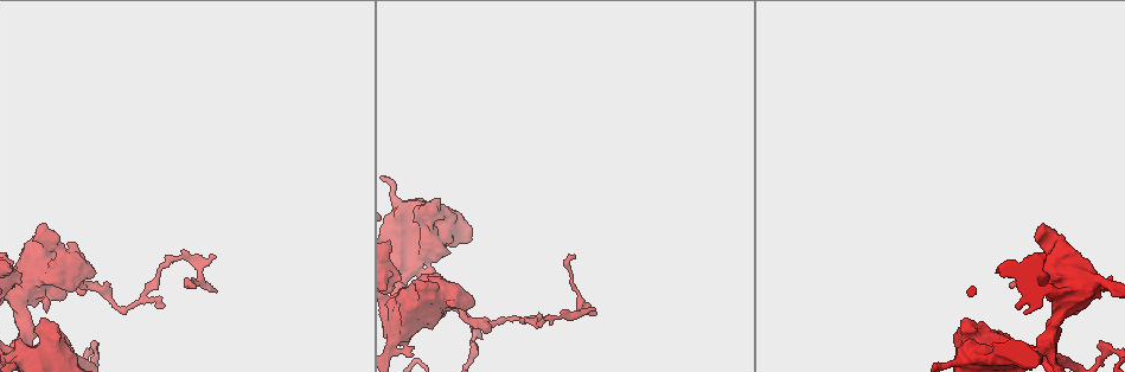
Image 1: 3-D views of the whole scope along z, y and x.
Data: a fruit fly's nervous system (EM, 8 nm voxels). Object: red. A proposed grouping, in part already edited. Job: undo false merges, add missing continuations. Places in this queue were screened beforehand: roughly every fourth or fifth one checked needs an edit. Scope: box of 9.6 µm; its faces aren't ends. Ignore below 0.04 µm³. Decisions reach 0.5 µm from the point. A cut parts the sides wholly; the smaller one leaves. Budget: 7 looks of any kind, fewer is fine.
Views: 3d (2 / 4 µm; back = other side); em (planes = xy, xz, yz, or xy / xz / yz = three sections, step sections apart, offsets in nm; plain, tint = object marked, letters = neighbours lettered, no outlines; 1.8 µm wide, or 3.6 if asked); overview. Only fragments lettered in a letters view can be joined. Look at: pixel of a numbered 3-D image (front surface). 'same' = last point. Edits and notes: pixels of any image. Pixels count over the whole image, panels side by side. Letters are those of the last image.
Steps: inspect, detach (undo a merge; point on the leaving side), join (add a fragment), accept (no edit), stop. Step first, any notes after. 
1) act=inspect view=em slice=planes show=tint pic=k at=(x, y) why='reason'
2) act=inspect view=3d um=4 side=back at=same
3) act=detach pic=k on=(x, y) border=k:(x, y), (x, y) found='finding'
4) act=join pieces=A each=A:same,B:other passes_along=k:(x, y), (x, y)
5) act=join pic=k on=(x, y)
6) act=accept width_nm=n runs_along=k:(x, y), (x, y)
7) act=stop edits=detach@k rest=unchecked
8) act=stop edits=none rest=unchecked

act=inspect view=em slice=planes show=plain pic=1 at=(395, 291) why='thin arm on a thick one'

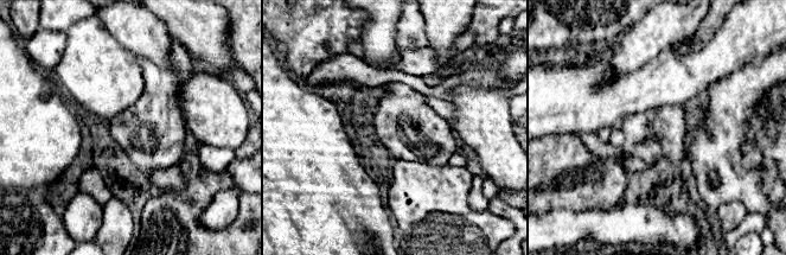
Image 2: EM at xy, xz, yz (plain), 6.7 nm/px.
act=inspect view=em slice=planes show=tint at=same

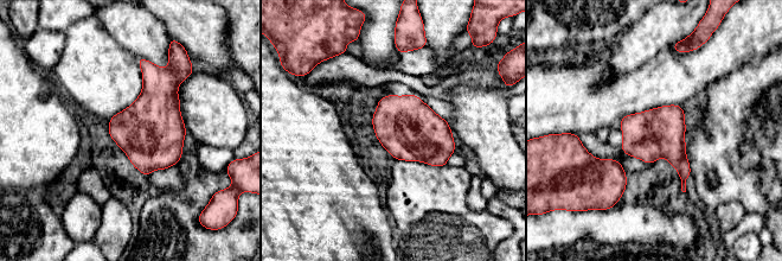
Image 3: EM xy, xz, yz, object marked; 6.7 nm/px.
act=inspect view=em slice=planes show=letters at=same why='what lies round it'

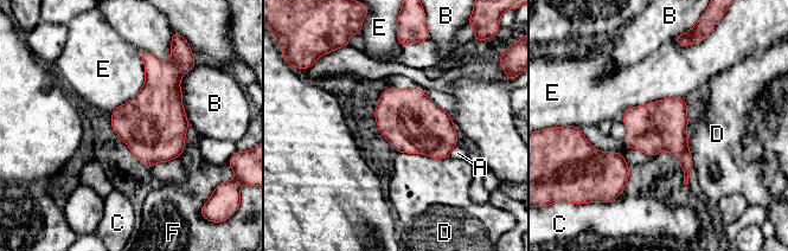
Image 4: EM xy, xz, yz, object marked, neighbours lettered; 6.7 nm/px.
act=accept each=A:other,B:other,C:other,D:other,E:other,F:other border=4:(140, 51), (145, 83), (111, 113) found='one neuron here'

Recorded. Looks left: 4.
act=inspect view=3d um=4 side=back pic=1 at=(449, 304) why='stops while still wide'

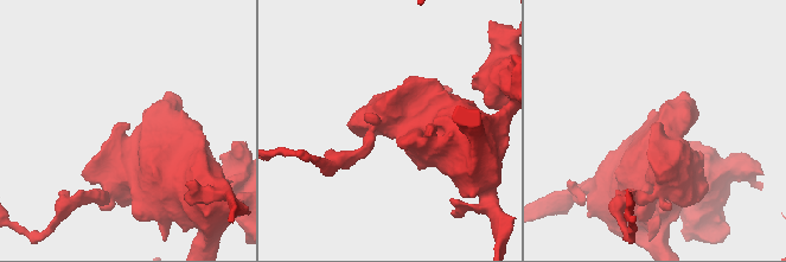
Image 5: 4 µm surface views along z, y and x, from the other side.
act=inspect view=em um=3.6 slice=planes show=tint pic=5 at=(120, 122)

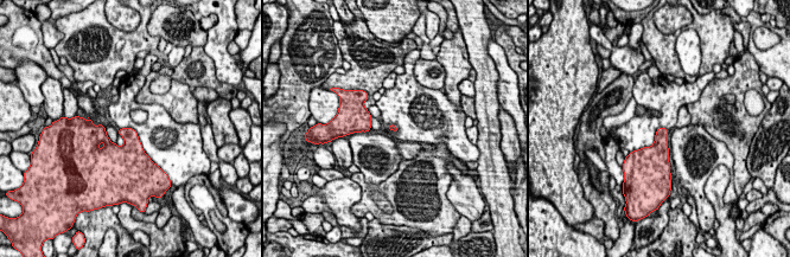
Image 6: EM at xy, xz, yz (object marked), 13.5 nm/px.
act=inspect view=em um=3.6 slice=planes show=letters at=same

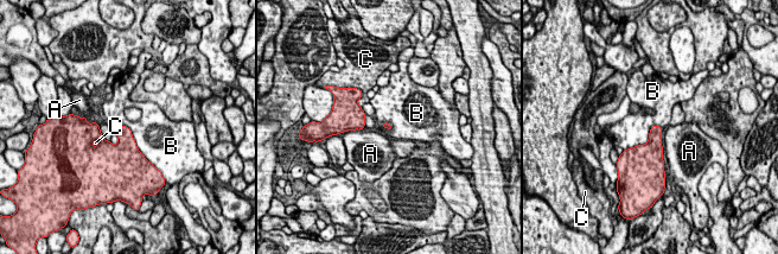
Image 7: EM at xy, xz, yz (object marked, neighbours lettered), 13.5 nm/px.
act=accept each=A:other,B:other,C:other found='no lettered fragment goes on from it'

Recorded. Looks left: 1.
act=stop edits=none rest=unchecked

